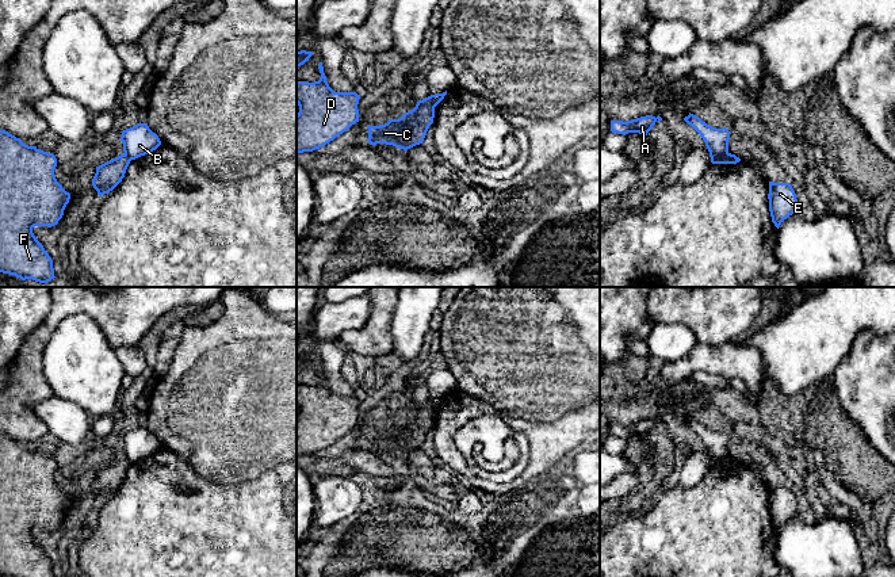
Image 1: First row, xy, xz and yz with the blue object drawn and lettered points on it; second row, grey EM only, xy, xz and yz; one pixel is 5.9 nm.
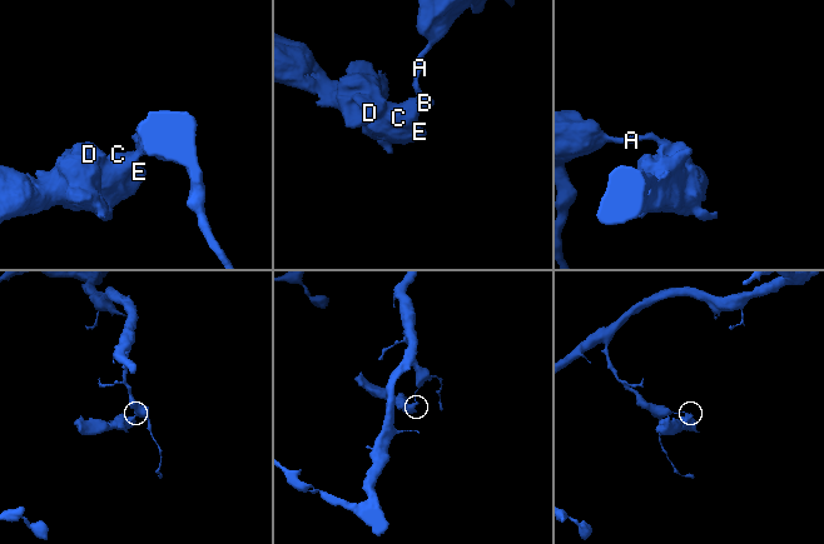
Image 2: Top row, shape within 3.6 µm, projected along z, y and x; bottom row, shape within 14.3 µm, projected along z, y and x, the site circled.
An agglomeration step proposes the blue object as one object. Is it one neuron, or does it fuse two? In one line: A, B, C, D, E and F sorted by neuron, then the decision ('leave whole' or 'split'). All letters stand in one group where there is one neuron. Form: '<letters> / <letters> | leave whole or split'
A B / C D E F | split

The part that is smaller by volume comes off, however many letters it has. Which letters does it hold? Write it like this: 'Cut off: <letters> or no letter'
Cut off: C, D, E, F

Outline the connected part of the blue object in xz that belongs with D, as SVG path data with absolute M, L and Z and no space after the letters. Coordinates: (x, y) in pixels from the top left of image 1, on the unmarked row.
M318 368L318 385L297 385L297 456L313 455L333 444L359 425L356 396L334 396Z

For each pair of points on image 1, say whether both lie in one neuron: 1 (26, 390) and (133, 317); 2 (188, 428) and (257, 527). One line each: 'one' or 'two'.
1: one
2: two

